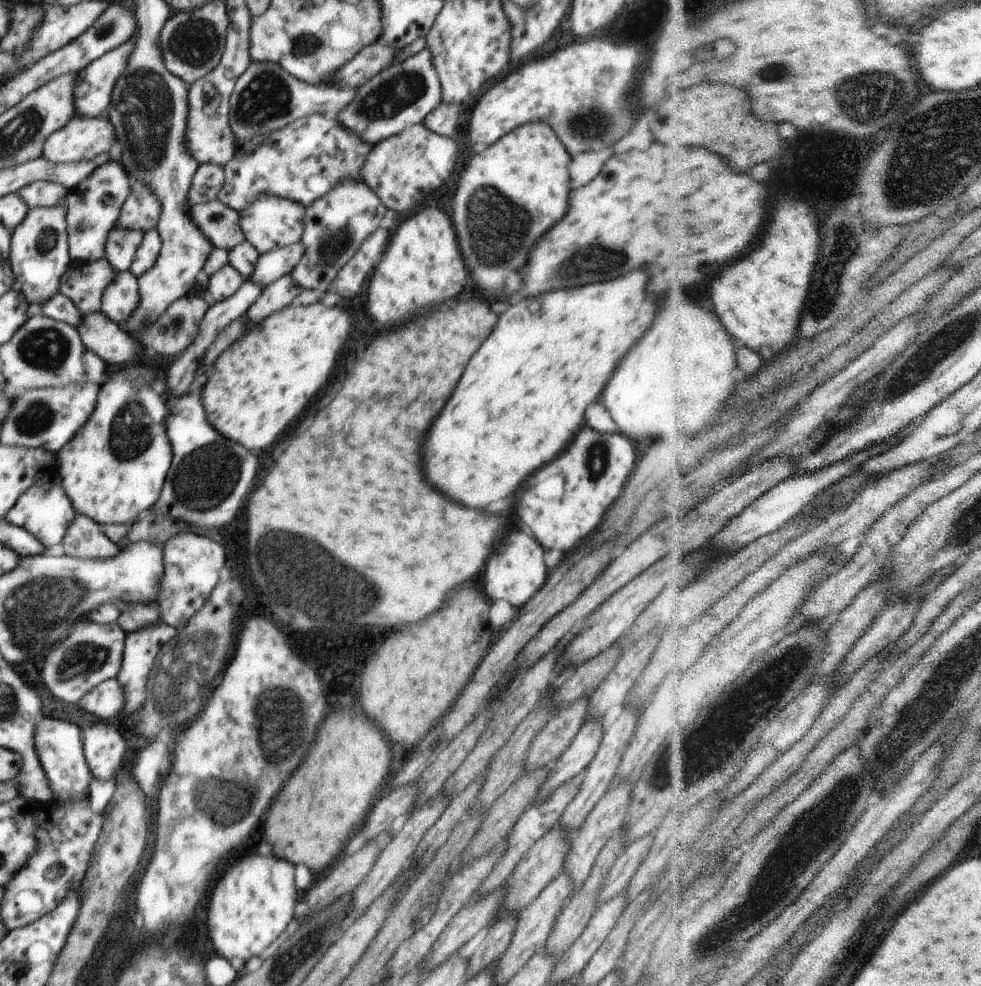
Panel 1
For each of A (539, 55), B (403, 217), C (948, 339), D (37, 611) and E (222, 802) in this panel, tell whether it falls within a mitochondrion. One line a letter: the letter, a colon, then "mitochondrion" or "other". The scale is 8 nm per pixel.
A: other
B: other
C: mitochondrion
D: mitochondrion
E: mitochondrion

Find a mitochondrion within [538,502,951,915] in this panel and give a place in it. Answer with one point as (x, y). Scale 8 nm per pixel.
(712, 743)

